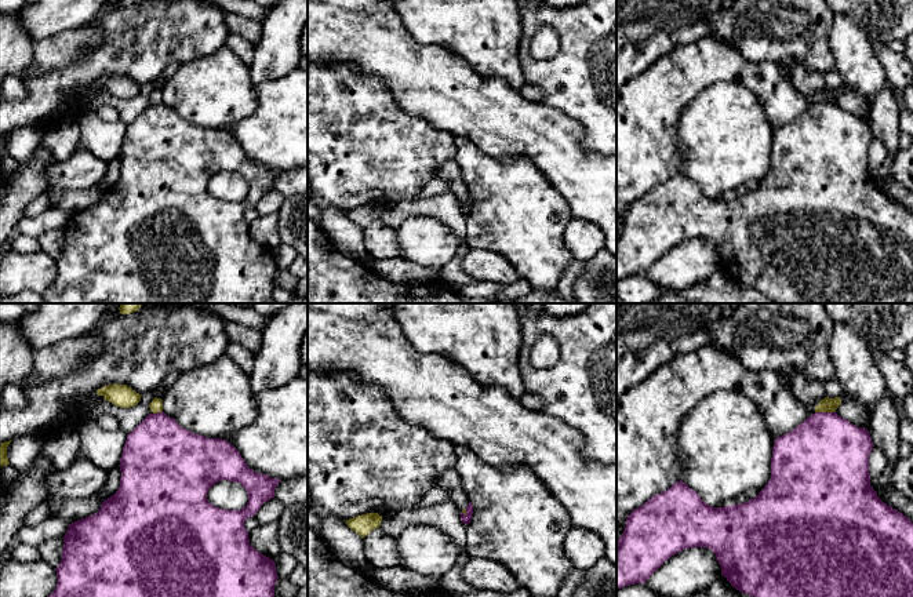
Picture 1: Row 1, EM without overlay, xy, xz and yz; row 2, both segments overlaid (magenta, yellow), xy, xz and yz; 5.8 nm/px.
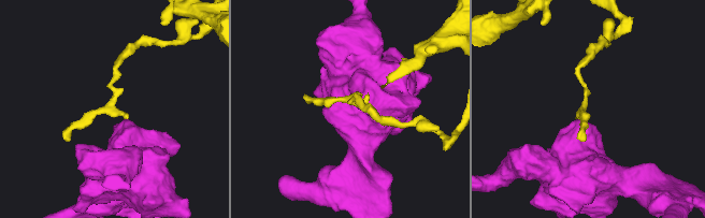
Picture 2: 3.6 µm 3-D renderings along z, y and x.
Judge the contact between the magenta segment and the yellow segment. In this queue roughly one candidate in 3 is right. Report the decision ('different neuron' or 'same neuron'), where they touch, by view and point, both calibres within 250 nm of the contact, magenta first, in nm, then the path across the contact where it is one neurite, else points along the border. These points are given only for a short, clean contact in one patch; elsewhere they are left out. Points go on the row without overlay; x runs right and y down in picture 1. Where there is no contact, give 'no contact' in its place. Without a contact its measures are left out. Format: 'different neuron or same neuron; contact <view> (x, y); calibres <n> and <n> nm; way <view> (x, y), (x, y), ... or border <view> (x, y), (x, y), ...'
different neuron; contact yz (825, 104); calibres 480 and 80 nm; border yz (815, 102), (835, 104)

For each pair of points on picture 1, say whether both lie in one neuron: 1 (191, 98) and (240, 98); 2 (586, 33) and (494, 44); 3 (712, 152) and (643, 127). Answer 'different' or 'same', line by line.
1: same
2: different
3: different

